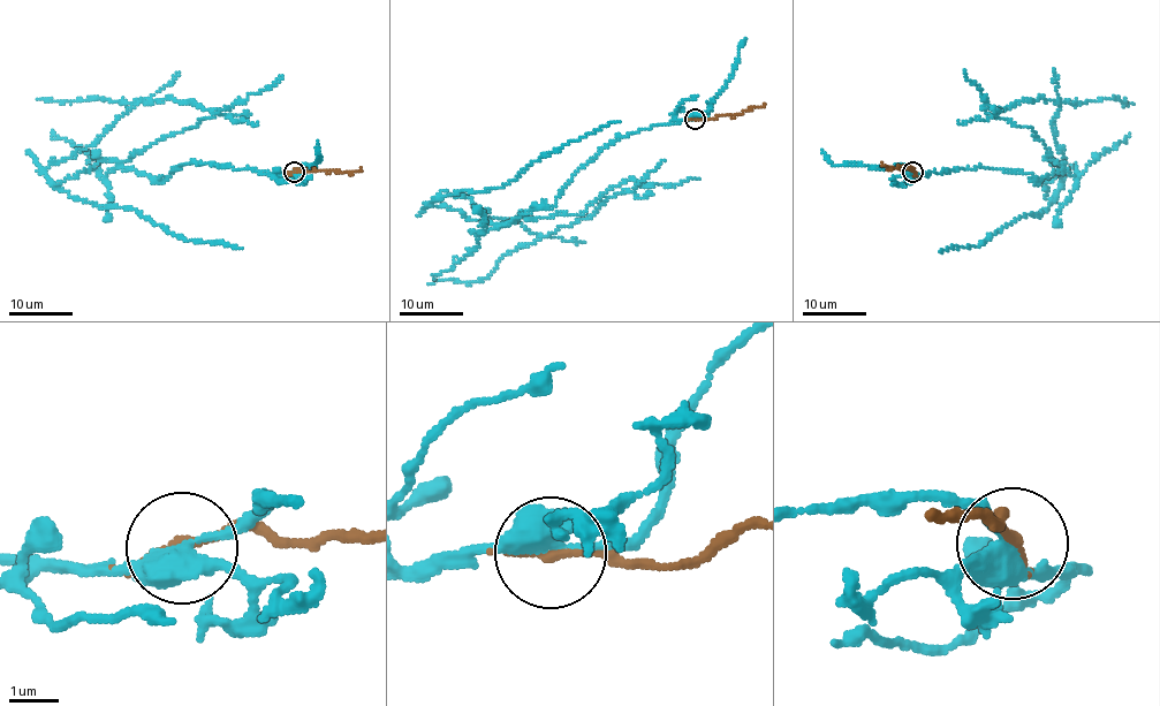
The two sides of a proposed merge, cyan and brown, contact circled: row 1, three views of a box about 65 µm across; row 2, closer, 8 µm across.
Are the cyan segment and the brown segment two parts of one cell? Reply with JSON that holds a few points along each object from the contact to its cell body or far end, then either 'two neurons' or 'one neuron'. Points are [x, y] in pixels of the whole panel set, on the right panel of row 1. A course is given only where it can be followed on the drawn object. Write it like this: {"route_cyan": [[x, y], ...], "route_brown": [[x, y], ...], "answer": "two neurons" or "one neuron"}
{"route_cyan": [[914, 171], [992, 167], [1038, 183], [1062, 164], [1045, 196], [1060, 187], [1060, 101], [957, 119]], "route_brown": [[914, 171], [882, 162]], "answer": "two neurons"}

